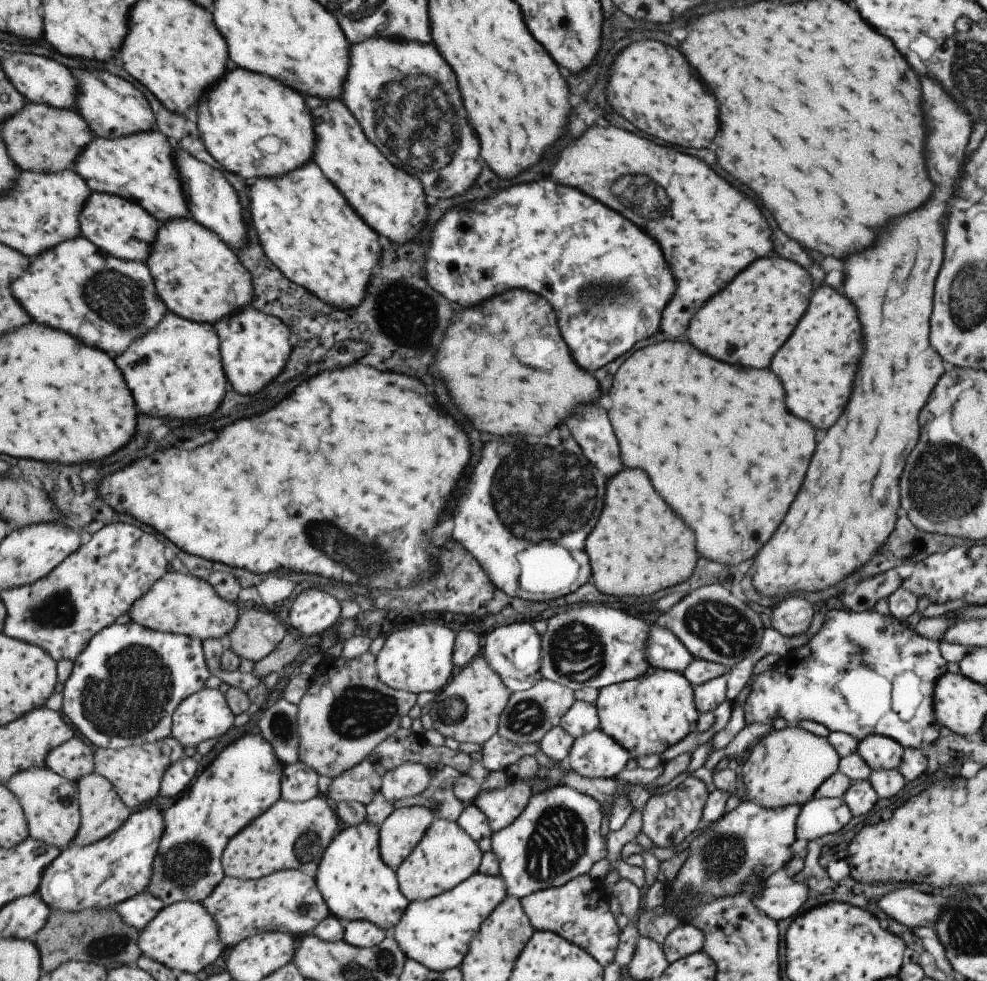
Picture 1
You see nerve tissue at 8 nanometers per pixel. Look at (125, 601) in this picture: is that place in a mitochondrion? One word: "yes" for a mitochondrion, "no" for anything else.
no

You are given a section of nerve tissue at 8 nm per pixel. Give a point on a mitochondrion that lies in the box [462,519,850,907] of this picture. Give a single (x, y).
(558, 840)

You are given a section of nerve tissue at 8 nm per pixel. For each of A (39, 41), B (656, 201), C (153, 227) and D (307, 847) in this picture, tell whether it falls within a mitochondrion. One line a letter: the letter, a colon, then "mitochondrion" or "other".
A: other
B: mitochondrion
C: other
D: mitochondrion

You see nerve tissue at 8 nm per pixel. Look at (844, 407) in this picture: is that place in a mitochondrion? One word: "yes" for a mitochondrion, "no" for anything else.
no

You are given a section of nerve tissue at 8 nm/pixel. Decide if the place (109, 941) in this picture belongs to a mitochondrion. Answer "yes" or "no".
yes

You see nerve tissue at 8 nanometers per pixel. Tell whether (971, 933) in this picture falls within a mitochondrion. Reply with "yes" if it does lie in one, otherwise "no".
yes

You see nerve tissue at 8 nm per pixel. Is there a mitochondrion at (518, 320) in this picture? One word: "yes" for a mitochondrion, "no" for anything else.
no

